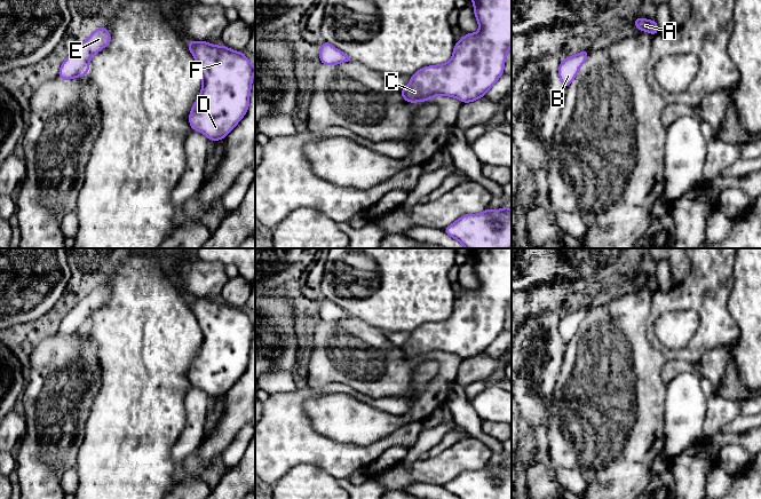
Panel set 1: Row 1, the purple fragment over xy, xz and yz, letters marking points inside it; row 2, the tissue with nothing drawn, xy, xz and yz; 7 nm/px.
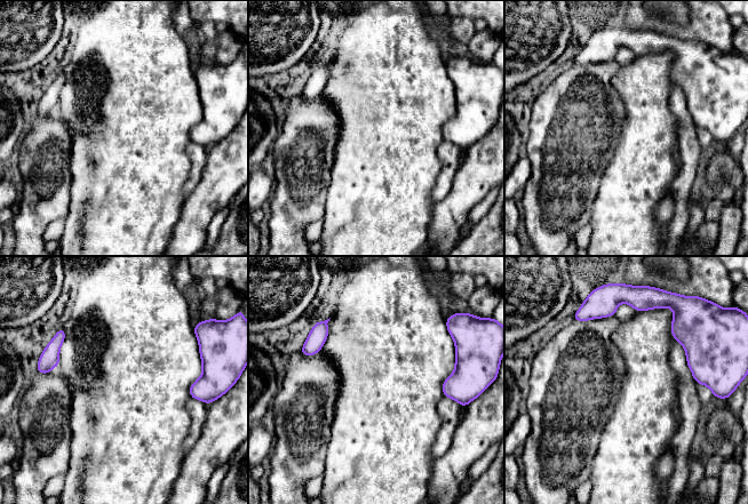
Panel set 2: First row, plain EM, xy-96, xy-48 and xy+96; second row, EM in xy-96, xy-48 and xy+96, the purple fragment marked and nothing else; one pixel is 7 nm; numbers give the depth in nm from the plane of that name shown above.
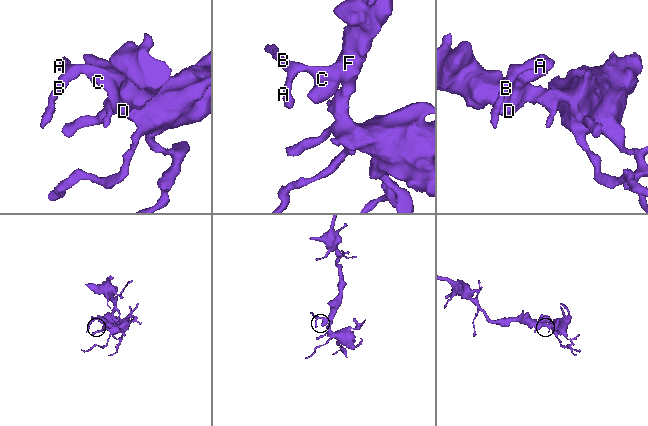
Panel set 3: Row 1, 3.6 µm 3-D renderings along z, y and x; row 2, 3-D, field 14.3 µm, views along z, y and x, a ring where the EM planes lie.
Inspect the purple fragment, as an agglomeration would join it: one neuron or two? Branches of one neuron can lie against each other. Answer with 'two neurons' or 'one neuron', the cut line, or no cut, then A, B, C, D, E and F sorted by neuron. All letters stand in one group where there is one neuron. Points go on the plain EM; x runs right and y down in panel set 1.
one neuron; cut none; groups A B C D E F

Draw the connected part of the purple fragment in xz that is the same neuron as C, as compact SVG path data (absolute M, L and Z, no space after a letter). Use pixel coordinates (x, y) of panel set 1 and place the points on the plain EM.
M470 248L469 254L474 260L479 287L466 290L458 296L449 318L423 323L411 332L409 341L399 347L407 359L421 359L437 351L469 359L483 354L504 331L506 311L512 301L512 248Z

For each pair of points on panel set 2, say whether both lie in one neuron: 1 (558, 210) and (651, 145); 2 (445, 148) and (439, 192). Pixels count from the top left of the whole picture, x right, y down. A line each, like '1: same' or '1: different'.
1: different
2: same

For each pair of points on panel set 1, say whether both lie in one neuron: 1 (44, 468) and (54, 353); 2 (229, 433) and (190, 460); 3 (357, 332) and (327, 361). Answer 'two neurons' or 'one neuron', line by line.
1: one neuron
2: one neuron
3: one neuron

